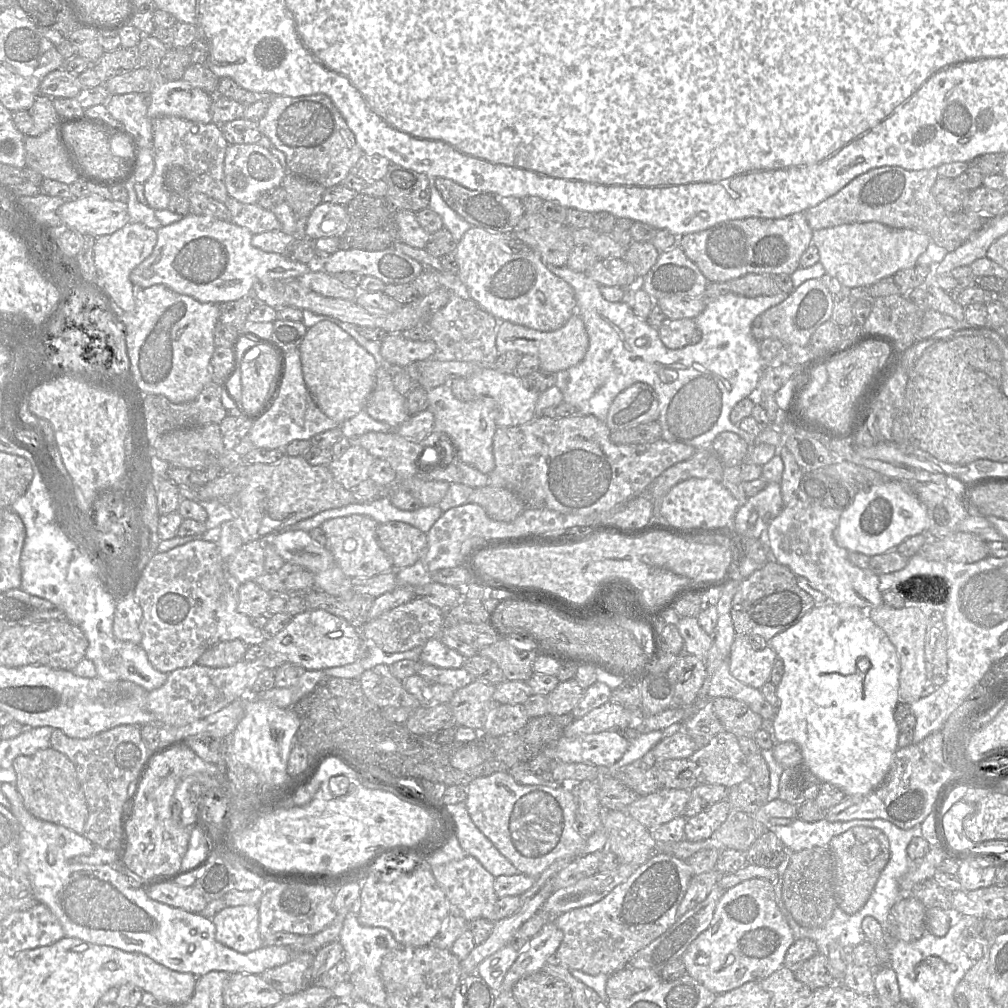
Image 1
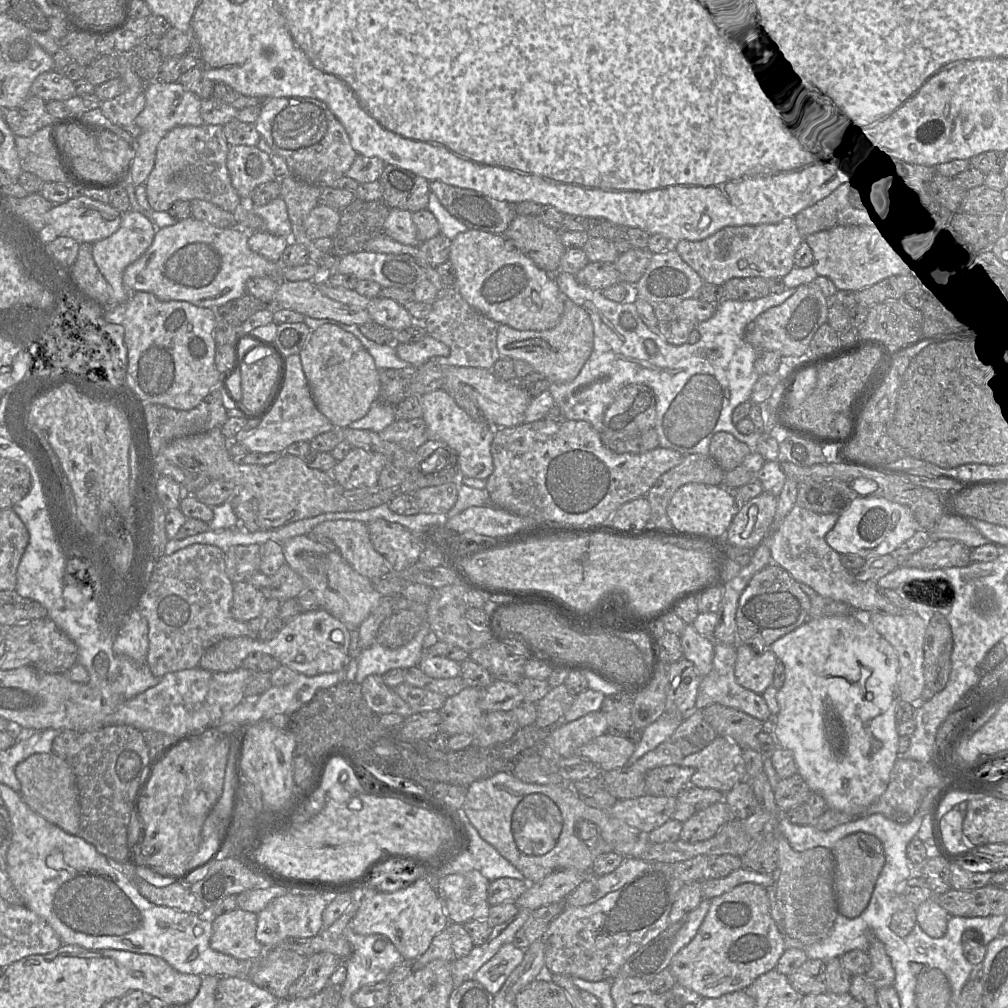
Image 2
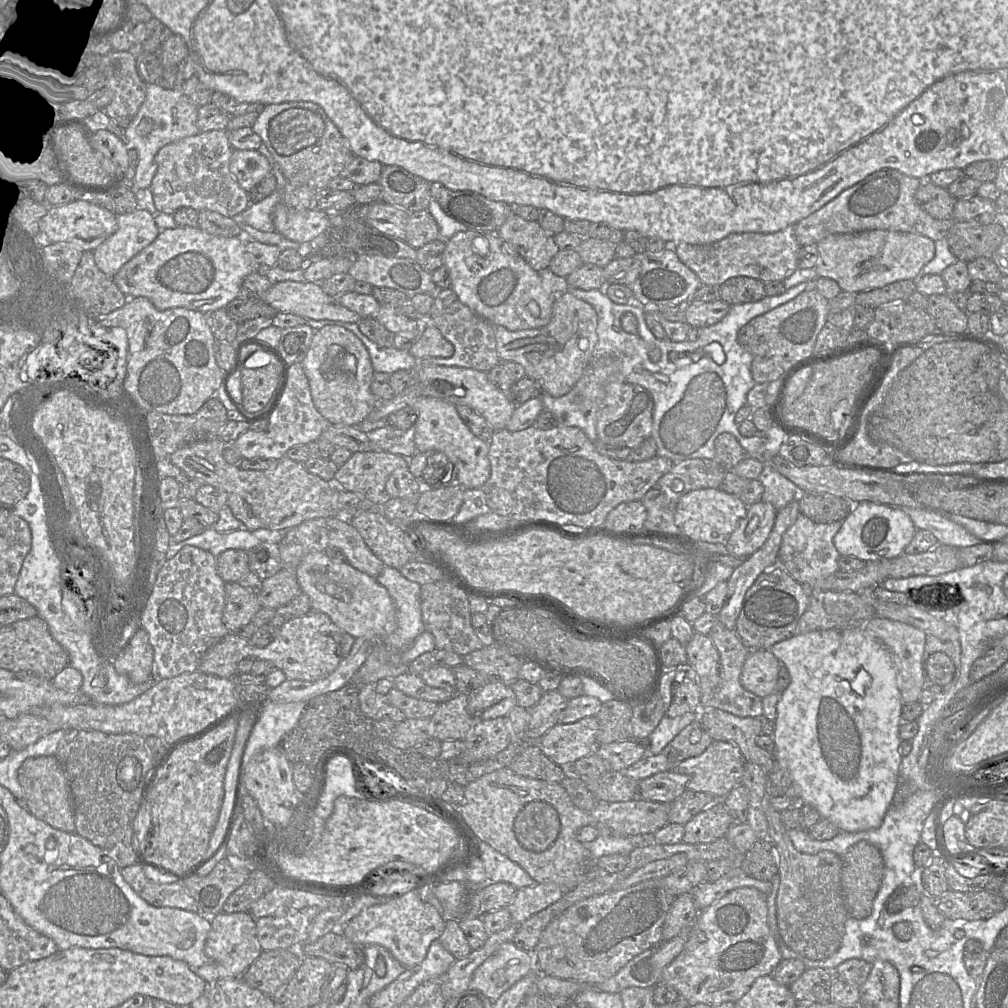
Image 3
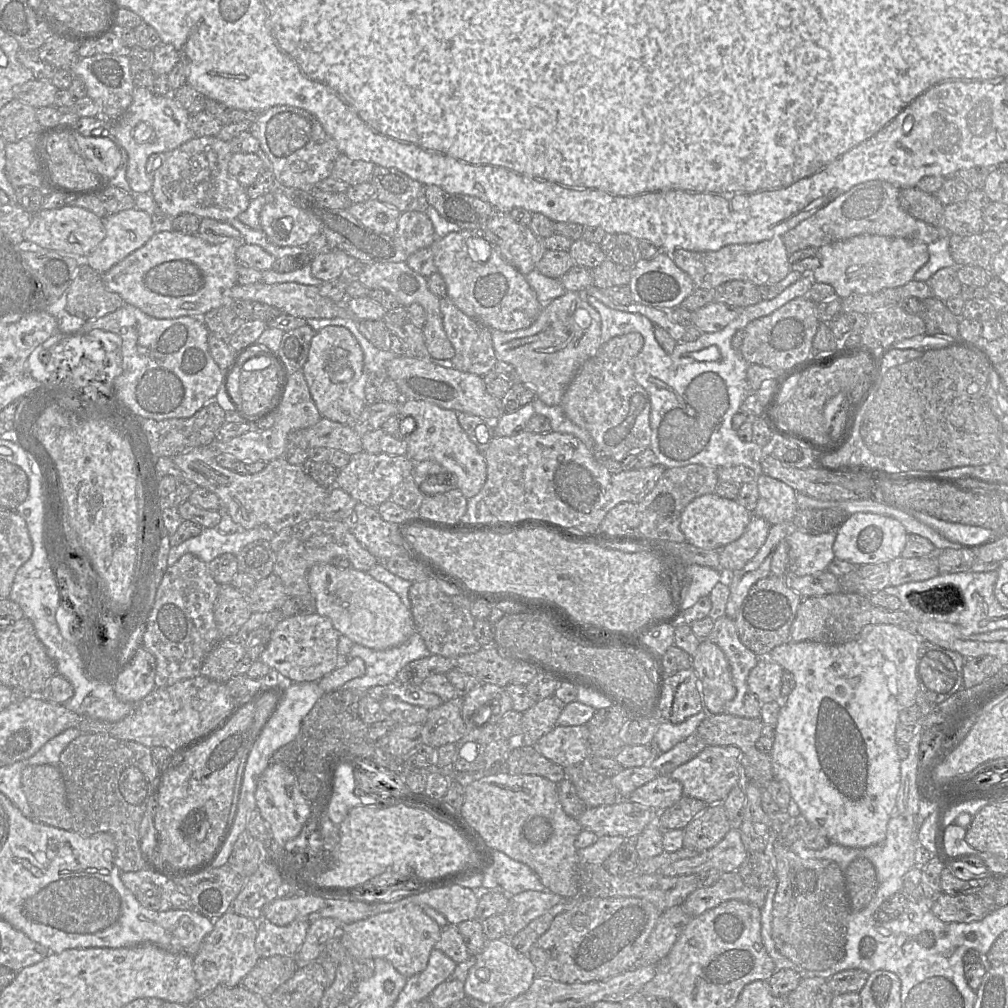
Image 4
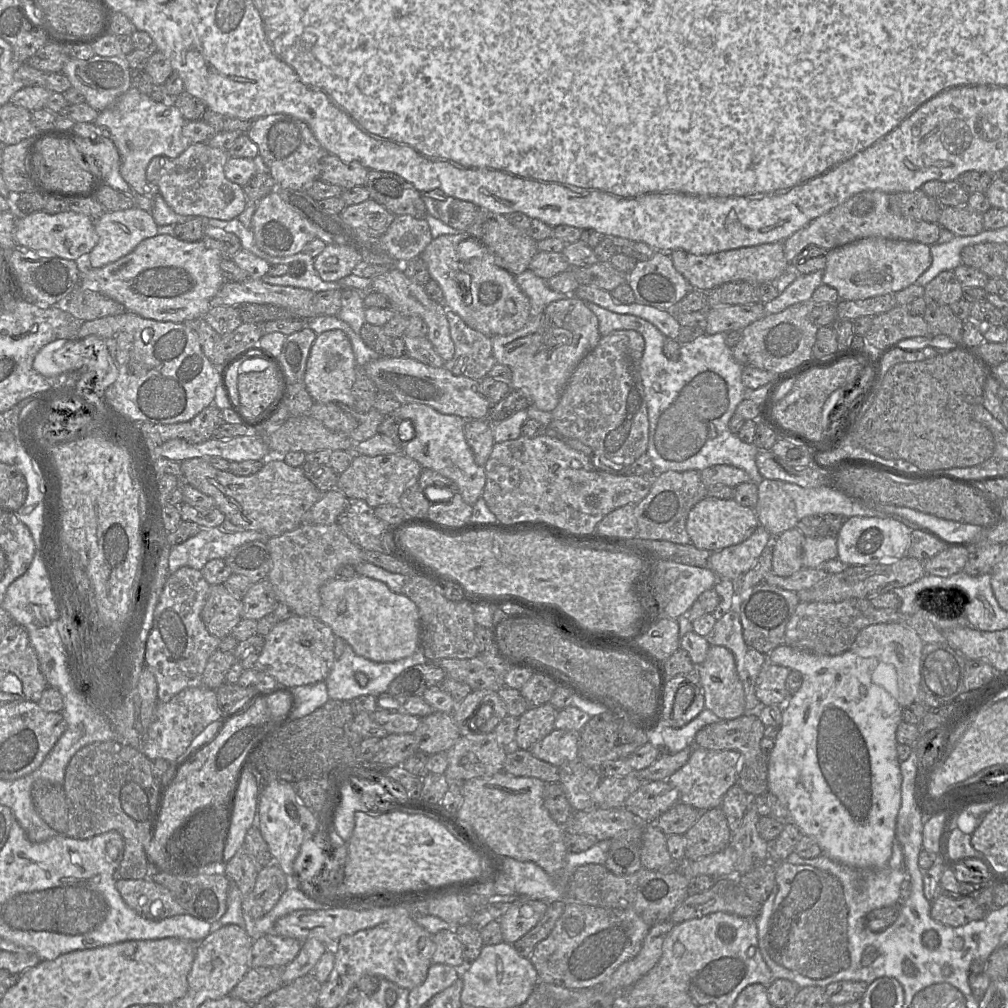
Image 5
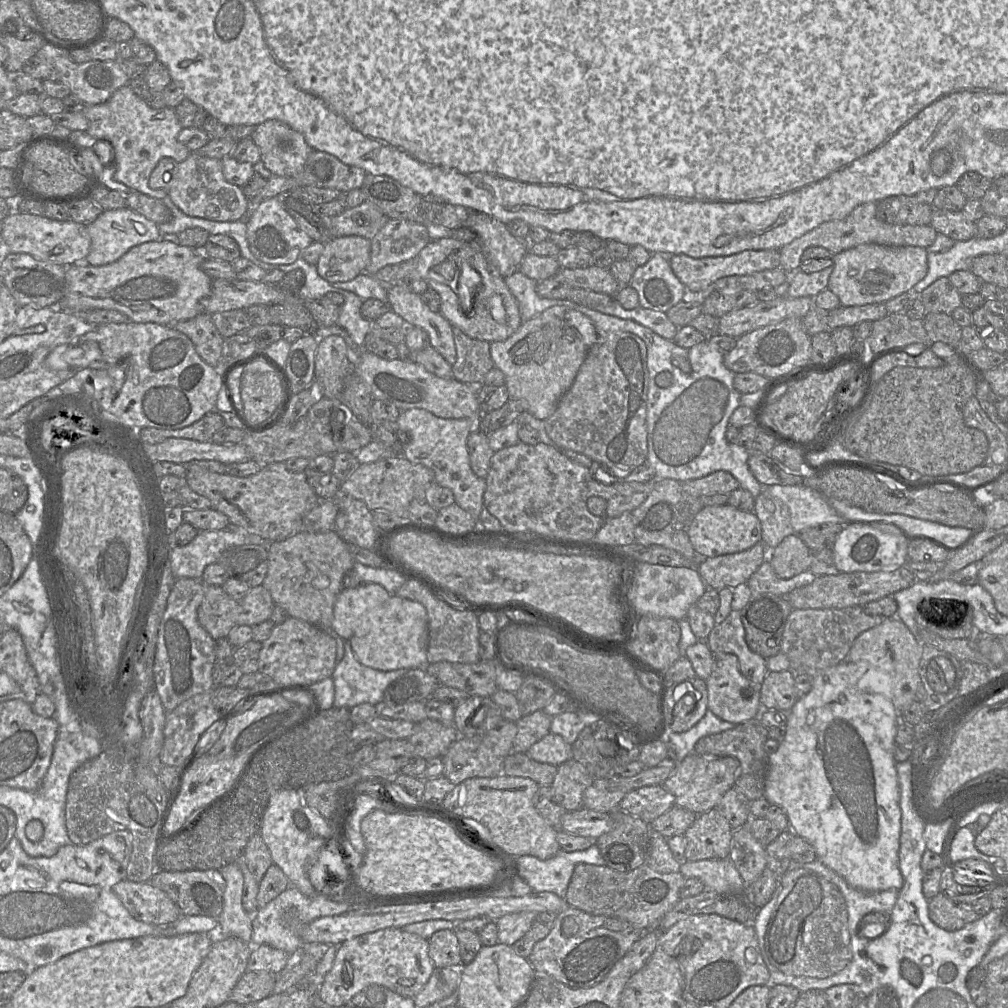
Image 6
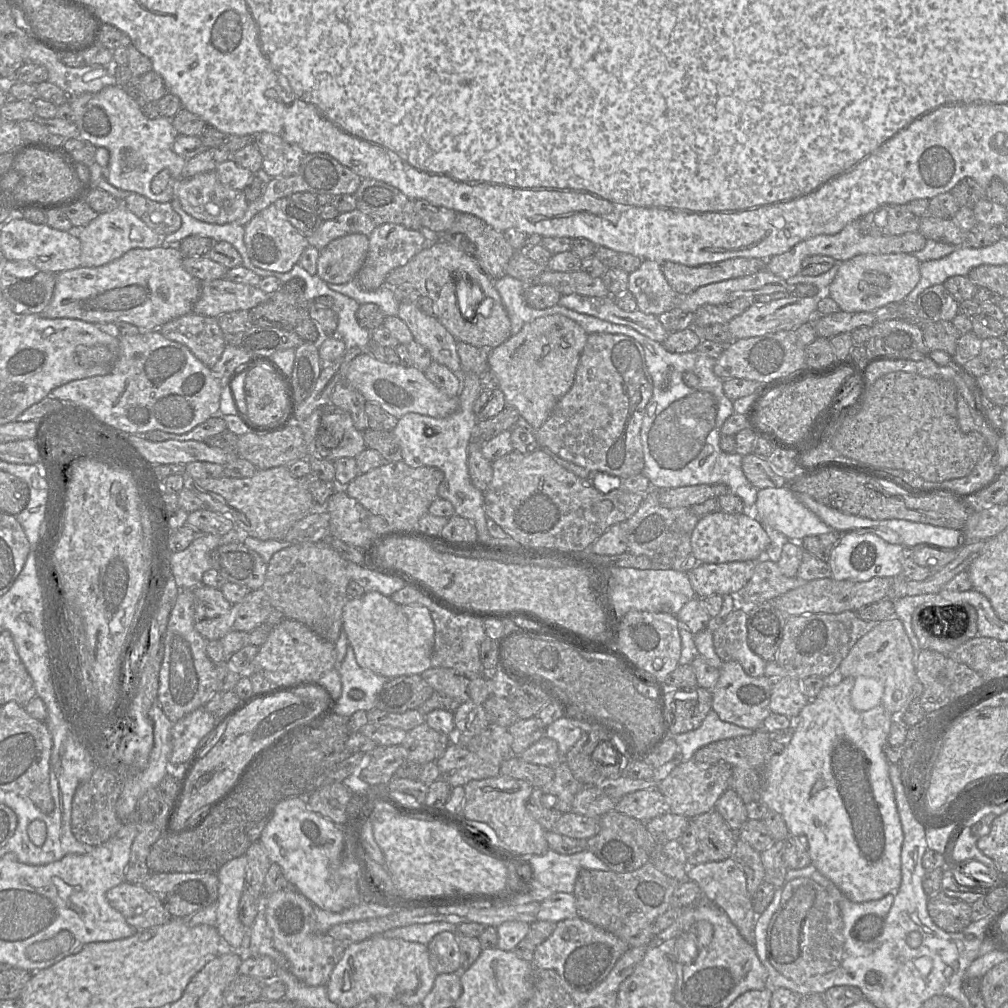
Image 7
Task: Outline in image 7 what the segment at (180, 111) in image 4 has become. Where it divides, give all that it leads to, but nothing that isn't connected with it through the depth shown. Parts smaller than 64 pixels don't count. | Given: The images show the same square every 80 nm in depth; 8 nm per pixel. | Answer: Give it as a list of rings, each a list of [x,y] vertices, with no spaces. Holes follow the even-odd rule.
[[[113,85],[97,93],[86,93],[70,97],[72,122],[78,128],[78,137],[109,151],[108,182],[124,192],[140,194],[154,202],[167,203],[174,198],[175,182],[182,178],[183,169],[188,161],[176,154],[173,144],[178,134],[172,119],[157,117],[148,119],[137,103],[123,87]],[[163,169],[170,172],[170,181],[160,194],[151,191],[152,179]]]

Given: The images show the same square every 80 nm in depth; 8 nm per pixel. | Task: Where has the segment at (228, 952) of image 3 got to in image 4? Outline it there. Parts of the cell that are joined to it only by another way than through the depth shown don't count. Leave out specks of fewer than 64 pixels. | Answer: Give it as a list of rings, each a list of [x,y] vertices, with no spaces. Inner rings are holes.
[[[228,911],[218,918],[213,930],[204,938],[199,950],[193,956],[193,972],[198,982],[197,999],[203,999],[217,986],[235,987],[253,969],[260,957],[255,949],[258,922]]]

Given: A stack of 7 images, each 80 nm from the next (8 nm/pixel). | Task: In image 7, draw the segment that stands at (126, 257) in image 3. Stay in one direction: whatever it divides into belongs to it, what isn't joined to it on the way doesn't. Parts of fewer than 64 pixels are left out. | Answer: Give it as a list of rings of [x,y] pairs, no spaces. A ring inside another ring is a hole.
[[[124,206],[104,213],[99,213],[90,223],[75,233],[81,243],[81,266],[98,267],[118,259],[132,249],[151,249],[163,245],[163,237],[150,229],[135,214]]]

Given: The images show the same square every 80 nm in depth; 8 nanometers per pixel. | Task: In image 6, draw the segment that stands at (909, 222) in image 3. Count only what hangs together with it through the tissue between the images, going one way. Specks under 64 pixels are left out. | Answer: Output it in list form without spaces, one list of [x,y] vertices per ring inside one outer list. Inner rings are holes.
[[[877,202],[863,203],[854,208],[846,217],[823,222],[814,229],[794,239],[779,249],[780,268],[788,274],[799,270],[802,253],[810,247],[823,247],[832,254],[867,243],[887,246],[918,246],[927,248],[933,244],[938,232],[929,225],[898,225],[880,220],[877,217]]]

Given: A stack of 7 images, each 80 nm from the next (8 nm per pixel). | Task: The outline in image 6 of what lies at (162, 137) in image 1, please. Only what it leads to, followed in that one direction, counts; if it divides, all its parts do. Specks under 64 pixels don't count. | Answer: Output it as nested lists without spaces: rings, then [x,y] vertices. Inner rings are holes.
[[[198,153],[190,155],[182,162],[162,158],[149,177],[149,186],[153,190],[165,190],[171,201],[186,215],[217,222],[232,222],[249,216],[250,201],[245,197],[241,187],[230,184],[223,175],[222,160],[201,156]]]

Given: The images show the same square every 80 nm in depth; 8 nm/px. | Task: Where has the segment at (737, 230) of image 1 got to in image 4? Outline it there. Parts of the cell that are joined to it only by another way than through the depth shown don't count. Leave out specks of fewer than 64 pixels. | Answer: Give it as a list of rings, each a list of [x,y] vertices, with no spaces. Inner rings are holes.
[[[783,236],[747,244],[732,244],[713,251],[670,251],[676,265],[686,272],[698,289],[715,289],[732,280],[743,280],[757,286],[776,284],[791,271],[790,255]]]

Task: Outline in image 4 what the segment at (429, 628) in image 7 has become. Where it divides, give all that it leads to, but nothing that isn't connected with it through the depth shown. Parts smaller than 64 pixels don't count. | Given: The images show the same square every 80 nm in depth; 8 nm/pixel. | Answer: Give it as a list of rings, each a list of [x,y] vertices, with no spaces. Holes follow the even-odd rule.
[[[331,563],[316,564],[309,570],[307,580],[316,612],[328,617],[335,629],[355,644],[387,650],[403,644],[416,632],[411,609],[387,585],[367,572],[352,567],[341,569]]]

